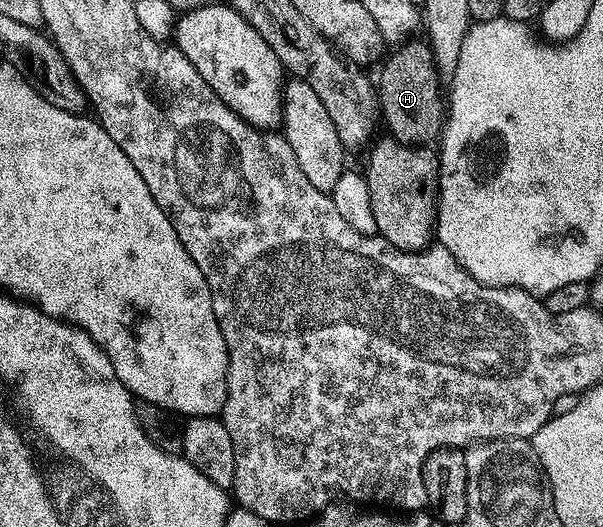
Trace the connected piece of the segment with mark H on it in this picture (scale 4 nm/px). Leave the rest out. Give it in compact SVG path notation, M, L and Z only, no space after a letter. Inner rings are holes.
M407 40L382 66L378 78L376 74L376 93L381 121L386 122L389 135L409 146L429 147L442 136L448 109L444 97L444 78L434 62L433 48L429 41ZM443 86L443 94L442 94ZM434 142L434 143L430 143Z

